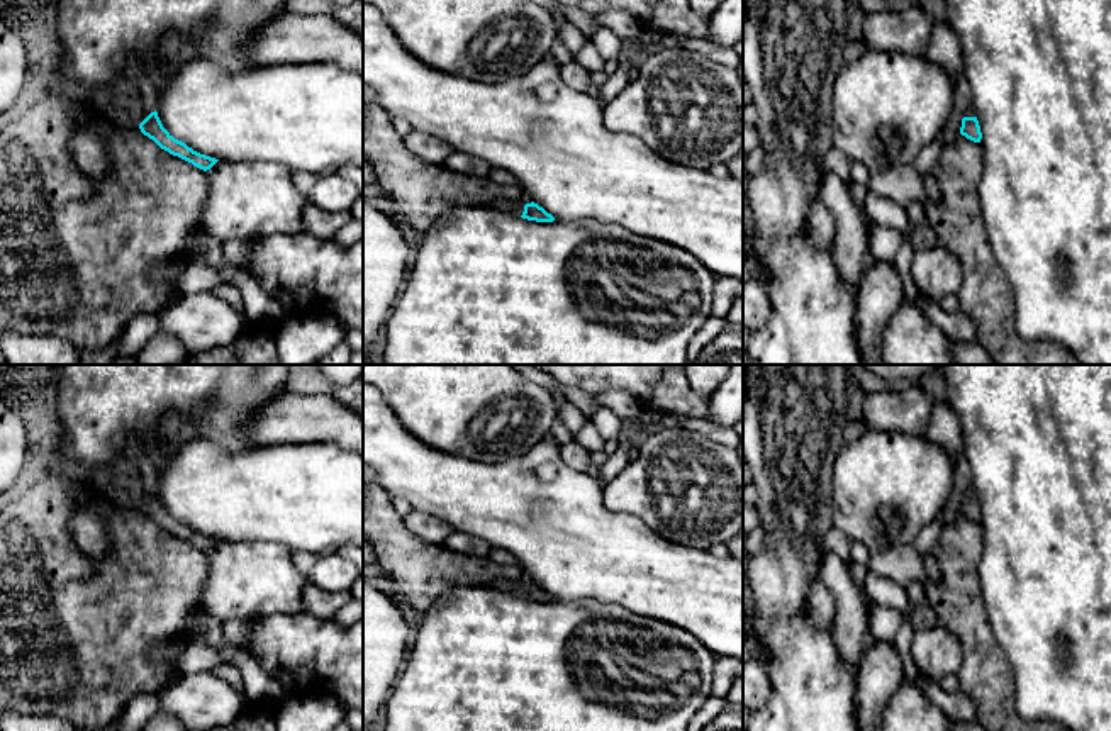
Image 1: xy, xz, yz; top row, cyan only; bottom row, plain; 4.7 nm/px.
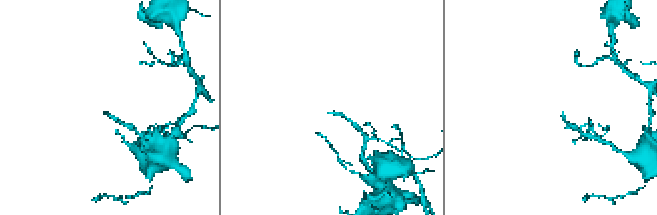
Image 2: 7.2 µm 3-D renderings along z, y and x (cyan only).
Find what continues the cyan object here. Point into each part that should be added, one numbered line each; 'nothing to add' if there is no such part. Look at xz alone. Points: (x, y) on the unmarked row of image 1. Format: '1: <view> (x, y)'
1: xz (514, 587)

